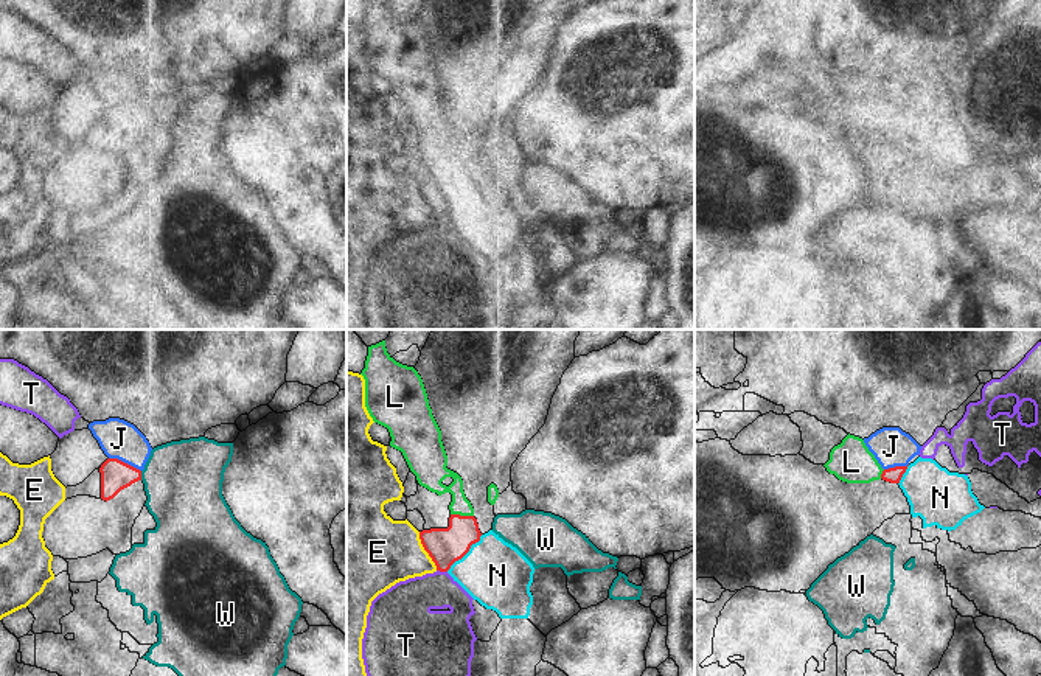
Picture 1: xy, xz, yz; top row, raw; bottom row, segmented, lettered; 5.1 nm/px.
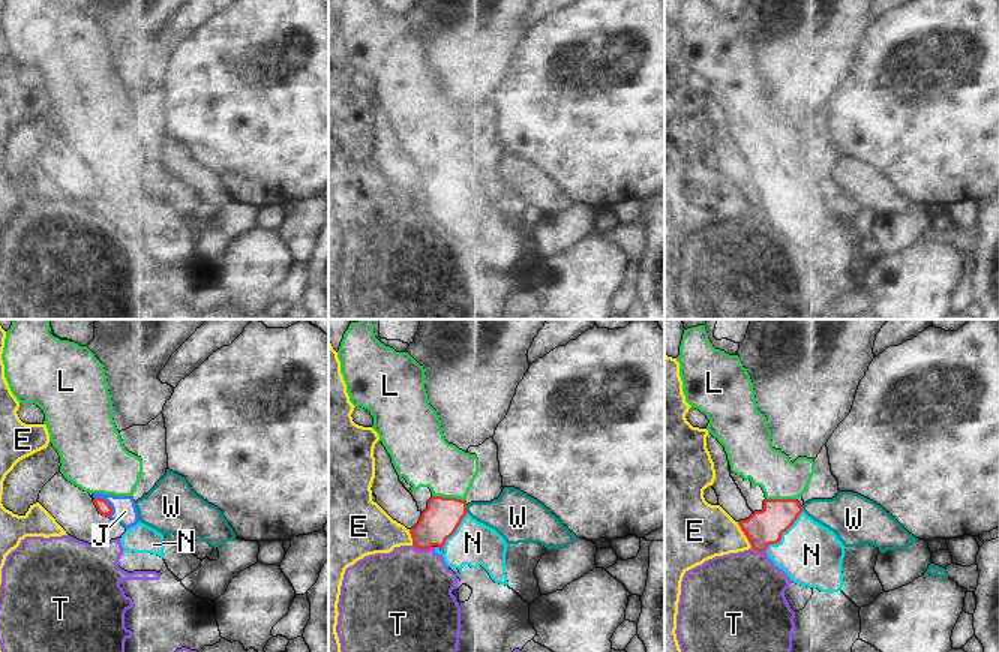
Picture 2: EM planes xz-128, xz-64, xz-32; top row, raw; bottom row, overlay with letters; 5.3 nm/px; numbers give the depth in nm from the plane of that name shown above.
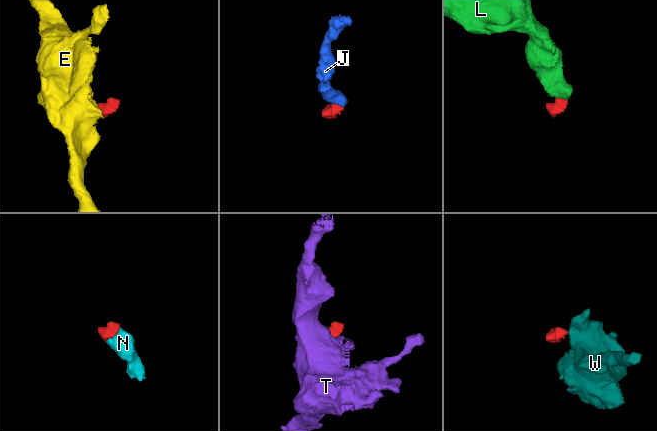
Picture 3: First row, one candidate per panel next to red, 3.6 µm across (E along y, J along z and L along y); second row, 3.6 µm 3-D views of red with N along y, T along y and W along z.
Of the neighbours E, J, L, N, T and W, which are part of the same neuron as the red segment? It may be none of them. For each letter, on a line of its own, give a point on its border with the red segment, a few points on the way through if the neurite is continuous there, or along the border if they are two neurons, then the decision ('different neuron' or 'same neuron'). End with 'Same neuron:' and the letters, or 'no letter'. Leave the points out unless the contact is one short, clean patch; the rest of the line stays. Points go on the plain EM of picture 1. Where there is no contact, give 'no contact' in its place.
E: xz (424, 201) | along xz (418, 184), (420, 195), (437, 221) | different neuron
J: xy (123, 114) | along xy (109, 109), (117, 109), (140, 123) | different neuron
L: xz (462, 168) | across xz (445, 198), (462, 181), (462, 168), (459, 149), (431, 131) | same neuron
N: xz (465, 205) | across xz (445, 198), (465, 205), (497, 227) | same neuron
T: xz (442, 223) | along xz (437, 221), (446, 224) | different neuron
W: xy (140, 128) | along xy (140, 123), (142, 131) | different neuron
Same neuron: L, N

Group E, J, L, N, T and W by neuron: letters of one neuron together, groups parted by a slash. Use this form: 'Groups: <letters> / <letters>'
Groups: E / J / L N / T / W.

